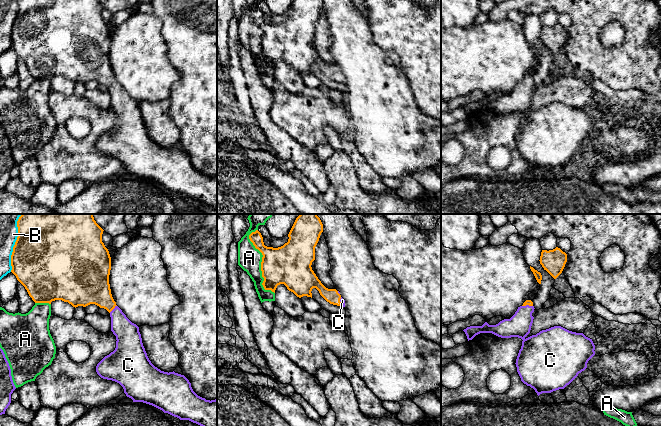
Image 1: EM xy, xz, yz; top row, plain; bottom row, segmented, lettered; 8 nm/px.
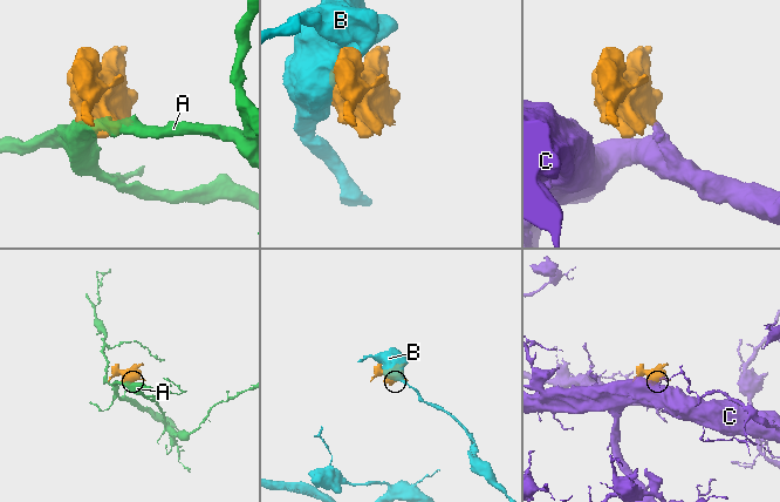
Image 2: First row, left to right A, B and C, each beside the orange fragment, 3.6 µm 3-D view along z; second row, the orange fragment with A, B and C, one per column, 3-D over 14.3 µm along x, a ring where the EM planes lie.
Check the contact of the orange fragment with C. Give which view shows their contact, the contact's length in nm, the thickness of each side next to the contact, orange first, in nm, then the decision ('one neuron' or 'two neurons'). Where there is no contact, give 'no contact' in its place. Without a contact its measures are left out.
contact in xy; length 90 nm; calibres 280 and 190 nm; one neuron

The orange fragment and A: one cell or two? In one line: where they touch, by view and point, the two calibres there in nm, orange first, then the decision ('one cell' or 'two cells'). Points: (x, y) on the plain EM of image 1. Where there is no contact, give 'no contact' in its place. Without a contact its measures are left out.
xz (261, 39) | 320/190 nm | two cells

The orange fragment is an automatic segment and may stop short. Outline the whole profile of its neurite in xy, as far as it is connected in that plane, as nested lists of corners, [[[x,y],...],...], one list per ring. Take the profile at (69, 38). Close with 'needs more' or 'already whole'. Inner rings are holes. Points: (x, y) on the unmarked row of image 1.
[[[17,0],[17,3],[11,48],[35,79],[51,80],[52,77],[62,76],[75,84],[95,80],[110,89],[116,124],[97,140],[97,150],[119,159],[133,178],[152,181],[217,210],[217,175],[210,177],[198,172],[184,151],[155,143],[147,132],[139,103],[116,81],[109,60],[111,33],[102,18],[104,6],[98,0]]] | needs more

